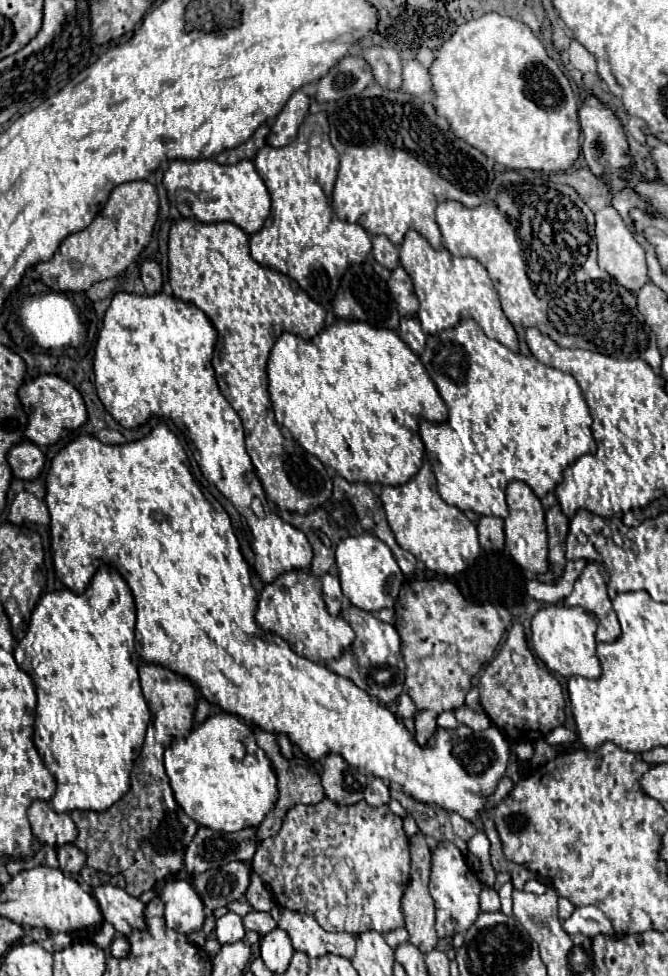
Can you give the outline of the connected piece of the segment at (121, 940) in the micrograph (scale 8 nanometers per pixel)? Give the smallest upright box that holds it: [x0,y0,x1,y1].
[111,935,129,957]

